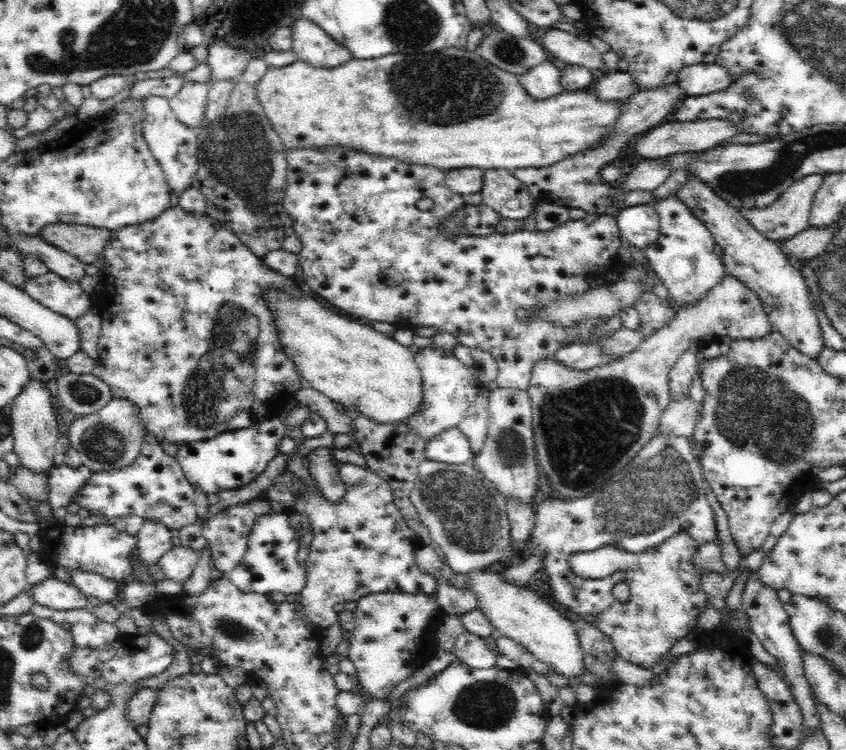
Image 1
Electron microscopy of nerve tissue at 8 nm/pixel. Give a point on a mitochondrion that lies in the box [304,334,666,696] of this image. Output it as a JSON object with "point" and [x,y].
{"point":[604,416]}

